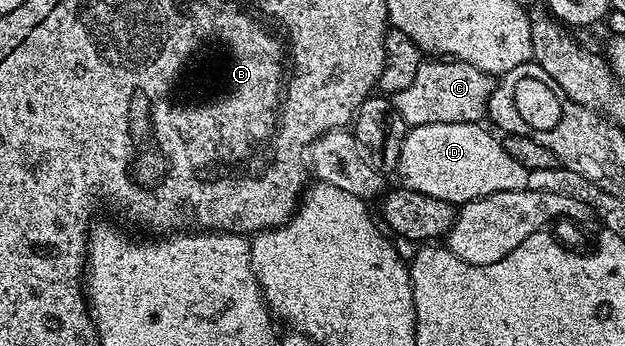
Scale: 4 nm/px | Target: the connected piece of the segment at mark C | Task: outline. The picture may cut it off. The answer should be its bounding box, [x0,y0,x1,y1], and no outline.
[391,58,494,126]

